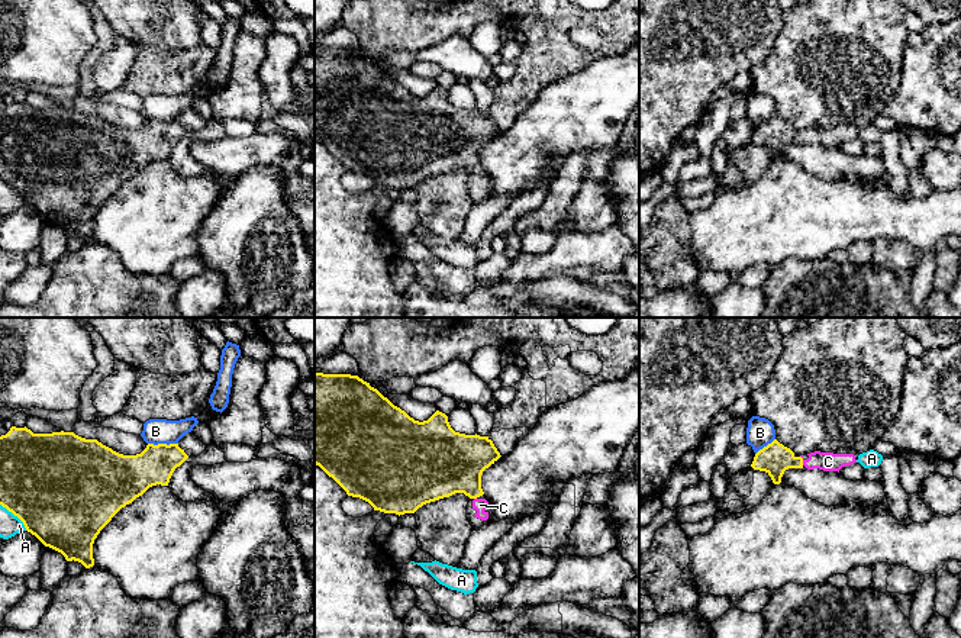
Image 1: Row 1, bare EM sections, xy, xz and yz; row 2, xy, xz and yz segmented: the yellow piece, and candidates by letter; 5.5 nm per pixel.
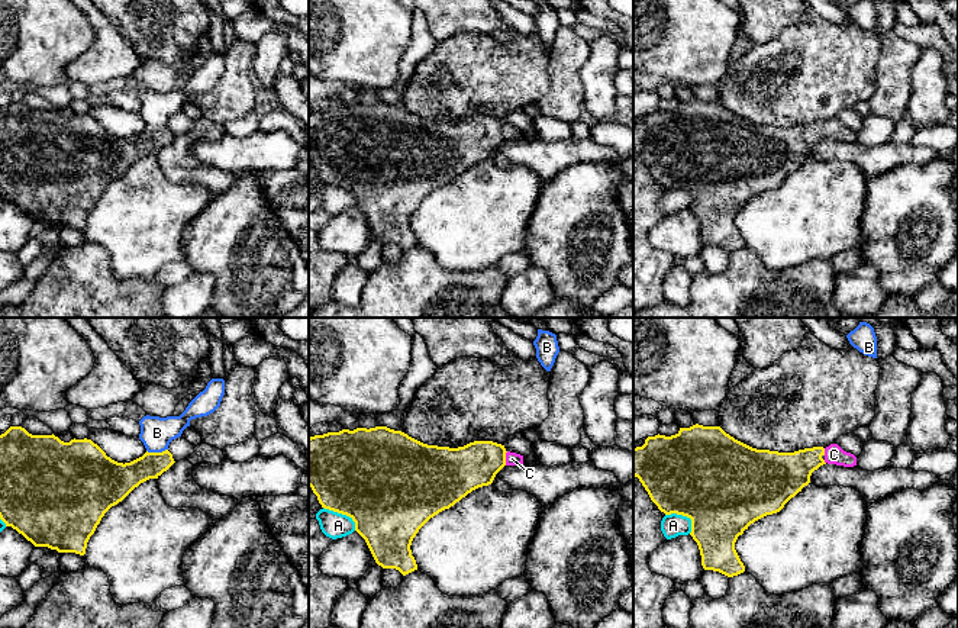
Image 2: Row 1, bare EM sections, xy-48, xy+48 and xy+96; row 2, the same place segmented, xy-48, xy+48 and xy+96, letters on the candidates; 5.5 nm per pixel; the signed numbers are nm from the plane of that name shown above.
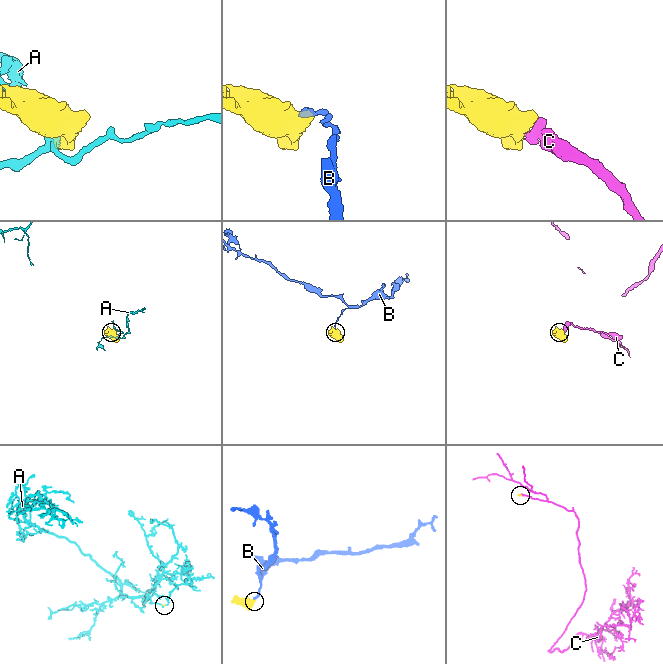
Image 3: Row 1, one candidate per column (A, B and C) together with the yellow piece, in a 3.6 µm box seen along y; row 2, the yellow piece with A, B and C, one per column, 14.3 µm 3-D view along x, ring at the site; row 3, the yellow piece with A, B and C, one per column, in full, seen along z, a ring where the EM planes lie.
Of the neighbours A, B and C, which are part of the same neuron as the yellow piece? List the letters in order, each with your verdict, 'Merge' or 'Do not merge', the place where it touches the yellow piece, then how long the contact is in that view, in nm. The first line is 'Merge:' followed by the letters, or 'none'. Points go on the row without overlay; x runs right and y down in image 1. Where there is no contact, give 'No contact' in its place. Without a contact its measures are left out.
Merge: C
A: Do not merge. Touches yellow at xy (15, 190). Shared border 220 nm
B: Do not merge. Touches yellow at xy (163, 119). Shared border 170 nm
C: Merge. Touches yellow at yz (802, 135). Shared border 60 nm

